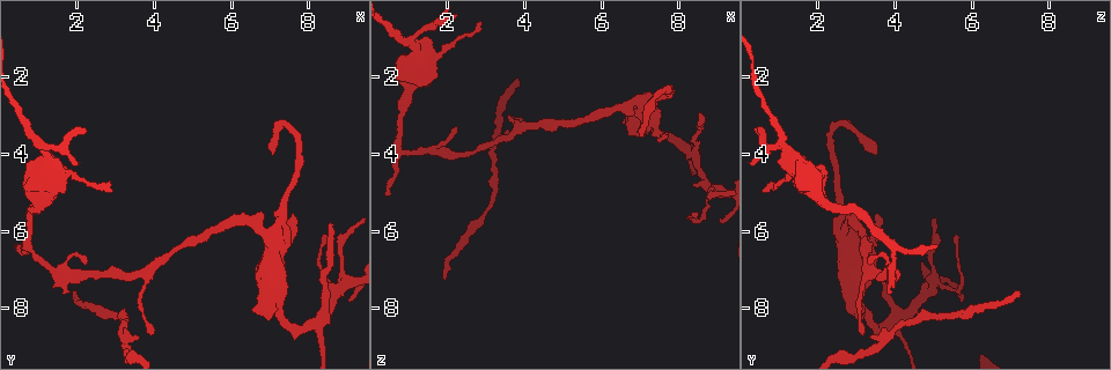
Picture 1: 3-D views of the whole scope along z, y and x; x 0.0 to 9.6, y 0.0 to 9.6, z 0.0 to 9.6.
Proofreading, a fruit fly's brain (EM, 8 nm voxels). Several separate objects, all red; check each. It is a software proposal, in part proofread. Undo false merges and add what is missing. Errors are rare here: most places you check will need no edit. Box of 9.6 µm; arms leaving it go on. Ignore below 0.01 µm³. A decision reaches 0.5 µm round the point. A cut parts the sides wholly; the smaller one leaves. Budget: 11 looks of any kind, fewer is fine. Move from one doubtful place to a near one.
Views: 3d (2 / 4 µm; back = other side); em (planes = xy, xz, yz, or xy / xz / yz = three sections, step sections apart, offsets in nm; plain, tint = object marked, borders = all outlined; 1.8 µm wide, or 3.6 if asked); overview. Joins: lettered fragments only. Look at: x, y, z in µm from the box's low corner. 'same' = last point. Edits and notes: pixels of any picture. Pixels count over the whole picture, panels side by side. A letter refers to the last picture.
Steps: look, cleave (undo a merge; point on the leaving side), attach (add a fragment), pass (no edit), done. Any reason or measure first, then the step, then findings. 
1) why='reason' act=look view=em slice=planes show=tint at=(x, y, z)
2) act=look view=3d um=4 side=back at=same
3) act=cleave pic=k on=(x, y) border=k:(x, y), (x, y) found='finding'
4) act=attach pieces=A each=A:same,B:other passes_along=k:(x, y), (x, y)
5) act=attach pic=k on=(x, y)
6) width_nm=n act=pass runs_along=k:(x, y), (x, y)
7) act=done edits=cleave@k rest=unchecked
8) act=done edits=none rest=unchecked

why='long arm stops here' act=look view=em slice=planes show=borders at=(1.95, 7.50, 7.25)

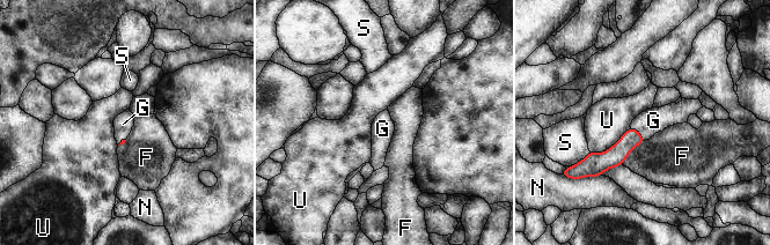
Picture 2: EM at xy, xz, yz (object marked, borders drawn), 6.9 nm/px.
act=attach pieces=G each=F:other,G:same,N:other,S:other,U:other passes_along=2:(615, 156), (638, 132), (653, 120) found='it goes on there'

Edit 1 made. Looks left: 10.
why='redraw' act=look view=overview

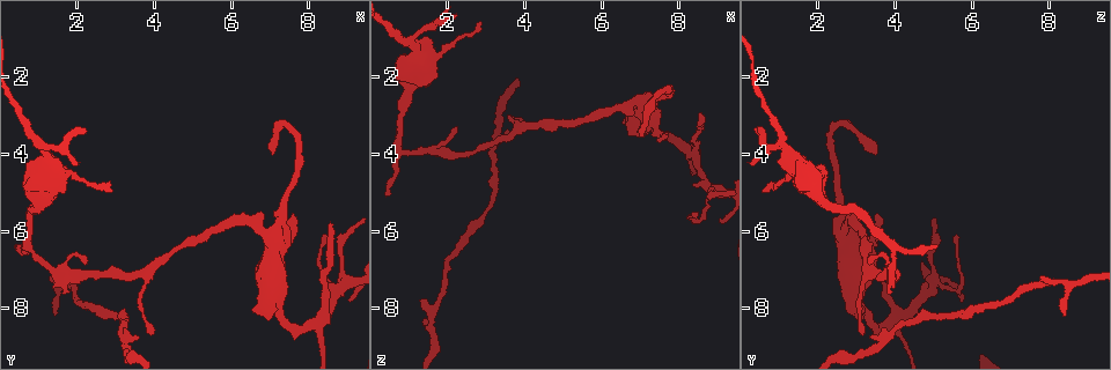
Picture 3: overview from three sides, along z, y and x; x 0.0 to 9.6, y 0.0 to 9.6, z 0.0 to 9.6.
why='a fork' act=look view=em slice=xz step=4 show=borders at=(1.50, 7.05, 3.90)

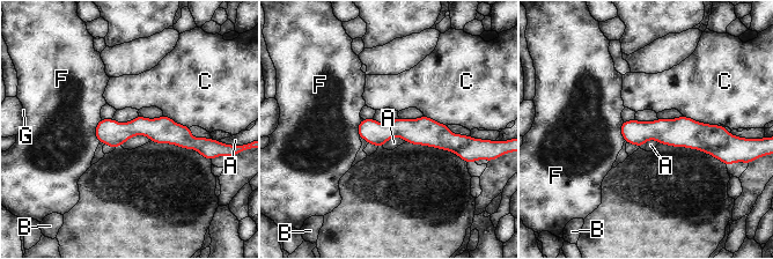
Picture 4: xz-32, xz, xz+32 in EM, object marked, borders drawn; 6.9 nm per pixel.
width_nm=170 act=pass each=A:other,B:other,C:other,F:other,G:other runs_along=4:(97, 131), (164, 130), (198, 142) found='continuous, no second cell'

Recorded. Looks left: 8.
why='thick turns thin' act=look view=3d um=4 at=(1.45, 4.50, 1.45)

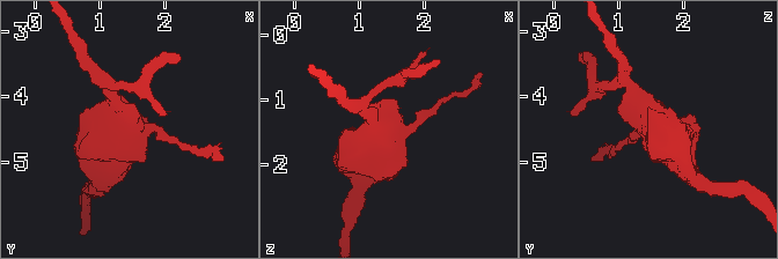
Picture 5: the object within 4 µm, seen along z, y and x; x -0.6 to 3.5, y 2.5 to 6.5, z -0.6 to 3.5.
why='now the EM' act=look view=em um=3.6 slice=xy step=16 show=tint at=(1.50, 4.45, 1.50)

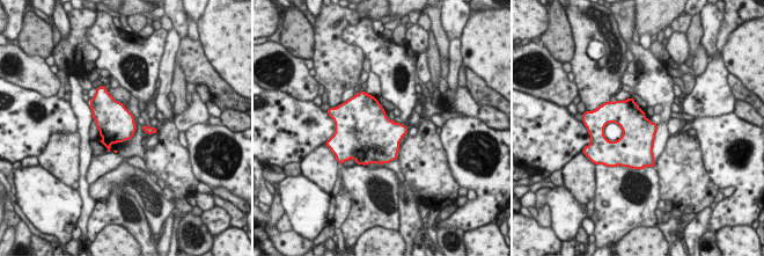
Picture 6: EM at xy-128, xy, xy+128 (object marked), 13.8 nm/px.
why='what lies round it' act=look view=em um=3.6 slice=xy step=16 show=borders at=same

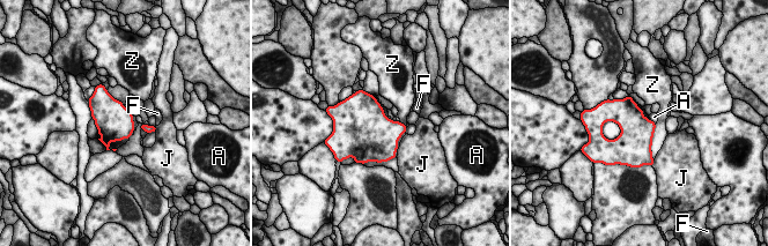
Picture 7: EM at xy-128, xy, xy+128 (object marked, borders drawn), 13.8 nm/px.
longest_contact=Z:500nm act=pass each=A:other,F:other,J:other,Z:other border=7:(651, 119), (655, 124) found='continuous, no second cell'

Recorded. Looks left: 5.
why='thick turns thin' act=look view=em slice=planes show=borders at=(8.35, 8.30, 4.00)

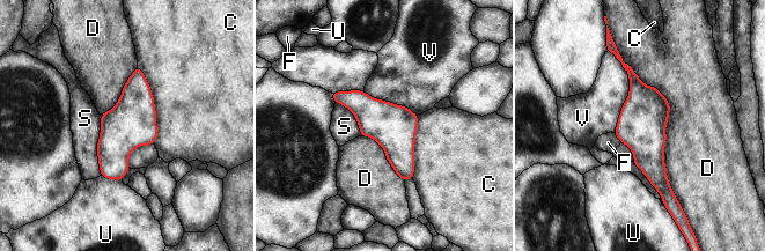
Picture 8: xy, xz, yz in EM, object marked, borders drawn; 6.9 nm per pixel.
act=pass each=C:other,D:other,F:other,S:other,U:other,V:other found='continuous, no second cell'

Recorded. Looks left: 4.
act=done edits=attach@2 rest=unchecked

